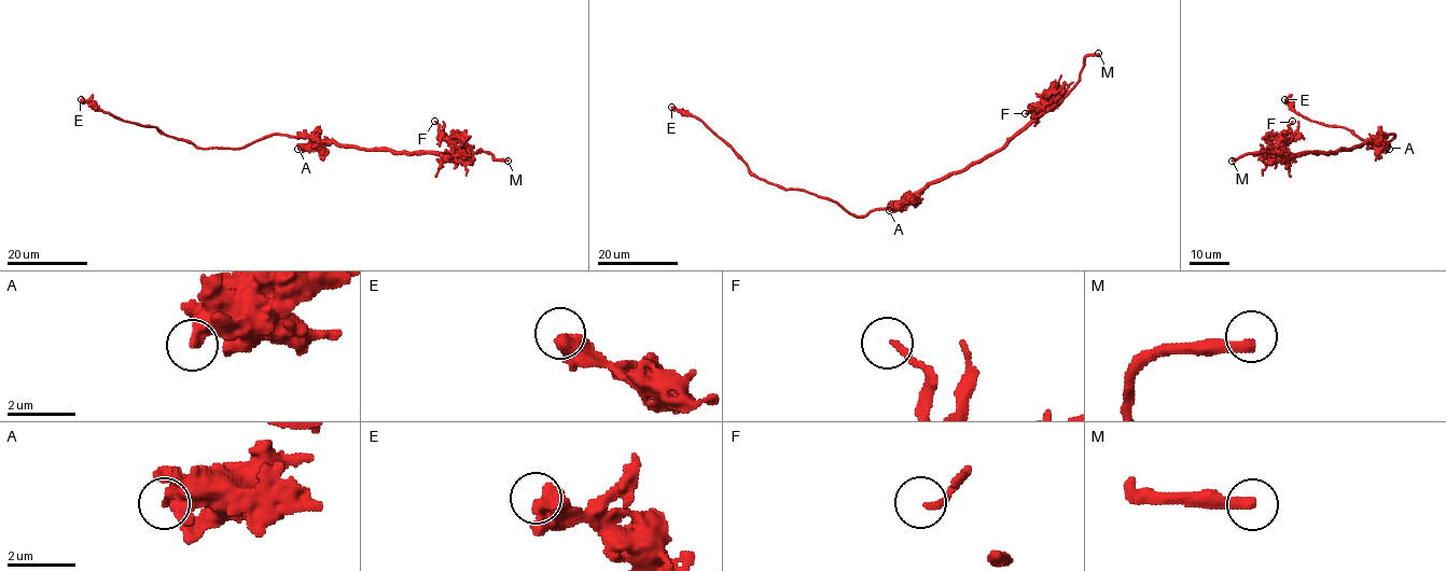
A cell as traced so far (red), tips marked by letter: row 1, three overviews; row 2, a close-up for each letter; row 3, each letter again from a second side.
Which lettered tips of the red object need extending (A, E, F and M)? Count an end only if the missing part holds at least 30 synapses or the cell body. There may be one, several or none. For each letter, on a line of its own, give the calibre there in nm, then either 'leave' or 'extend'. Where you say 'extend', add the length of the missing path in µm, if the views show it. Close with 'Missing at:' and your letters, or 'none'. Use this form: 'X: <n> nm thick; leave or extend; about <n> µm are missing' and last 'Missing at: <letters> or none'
A: 420 nm thick; leave
E: 600 nm thick; leave
F: 180 nm thick; leave
M: 360 nm thick; extend; about 35 µm are missing
Missing at: M

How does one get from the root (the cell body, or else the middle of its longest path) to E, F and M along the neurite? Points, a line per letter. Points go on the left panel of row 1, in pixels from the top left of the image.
E: (300, 136), (273, 135), (238, 149), (198, 149), (165, 136), (156, 127), (123, 121), (96, 110), (81, 99)
F: (300, 136), (316, 136), (360, 149), (449, 154), (453, 144), (434, 121)
M: (300, 136), (393, 151), (448, 154), (485, 151), (496, 159), (508, 161)

